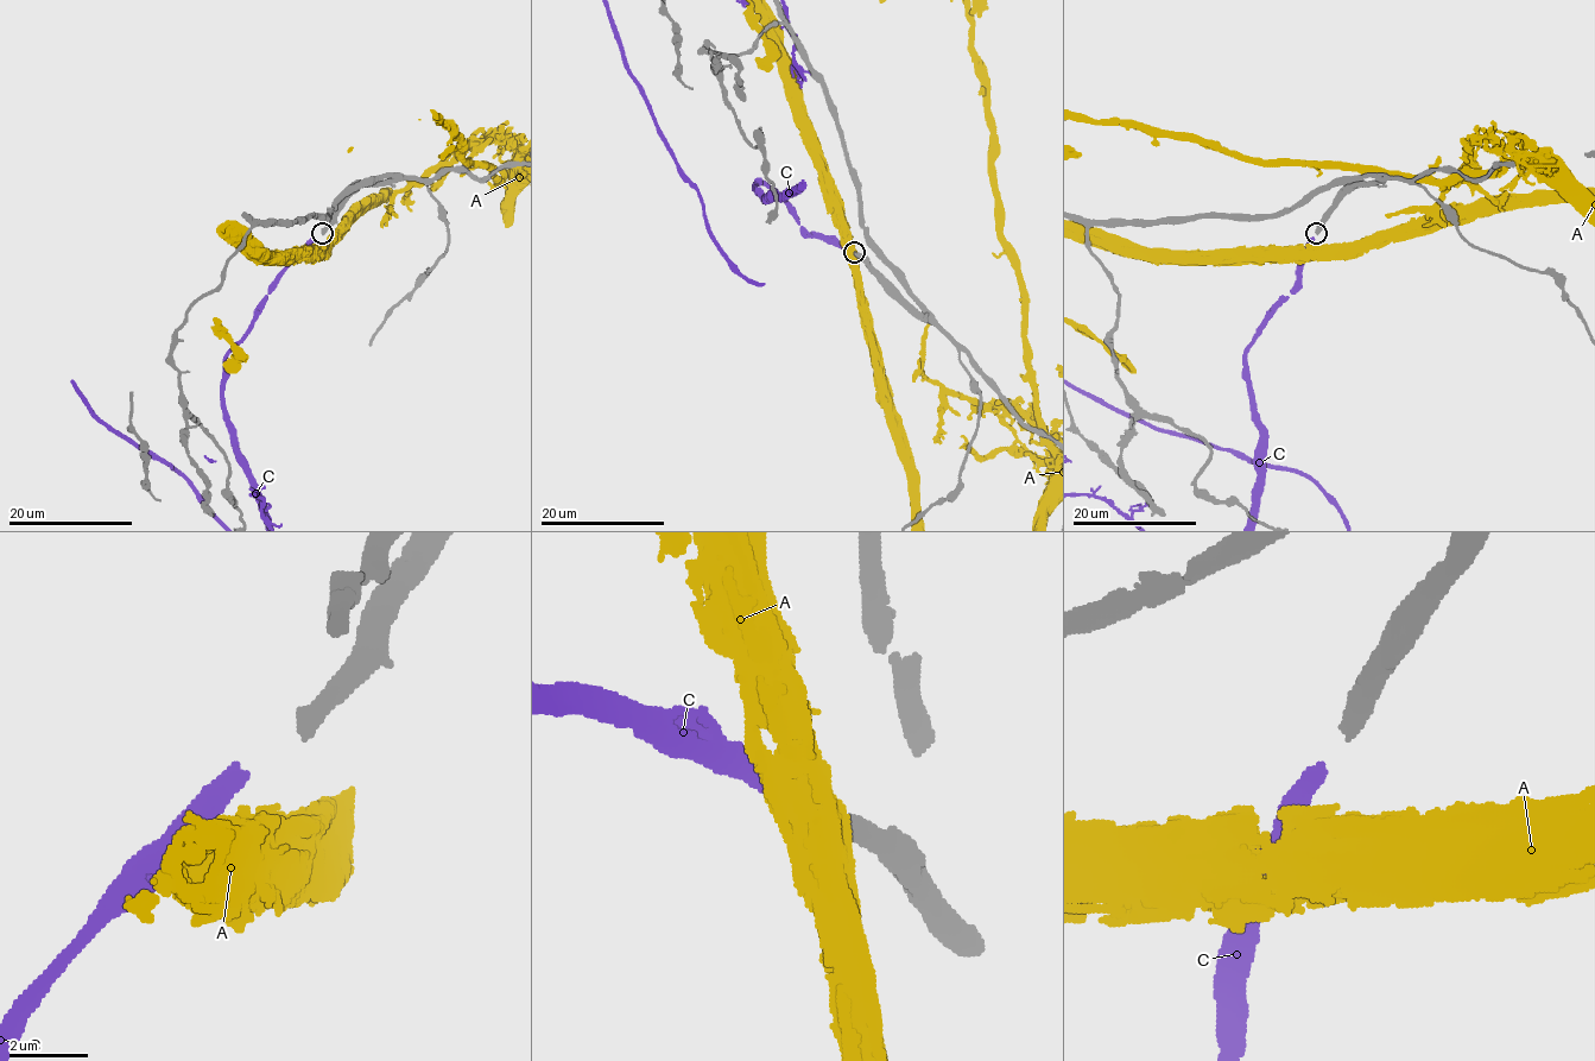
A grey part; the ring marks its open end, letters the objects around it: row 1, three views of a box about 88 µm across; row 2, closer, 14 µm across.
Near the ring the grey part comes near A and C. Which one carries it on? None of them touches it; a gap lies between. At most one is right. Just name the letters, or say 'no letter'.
C

